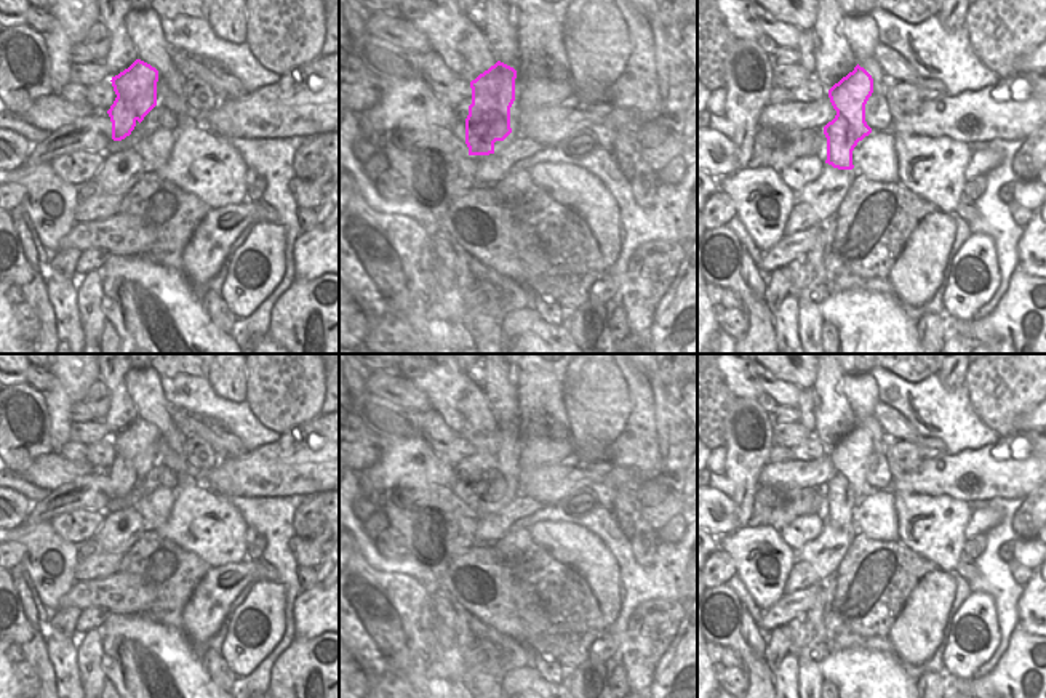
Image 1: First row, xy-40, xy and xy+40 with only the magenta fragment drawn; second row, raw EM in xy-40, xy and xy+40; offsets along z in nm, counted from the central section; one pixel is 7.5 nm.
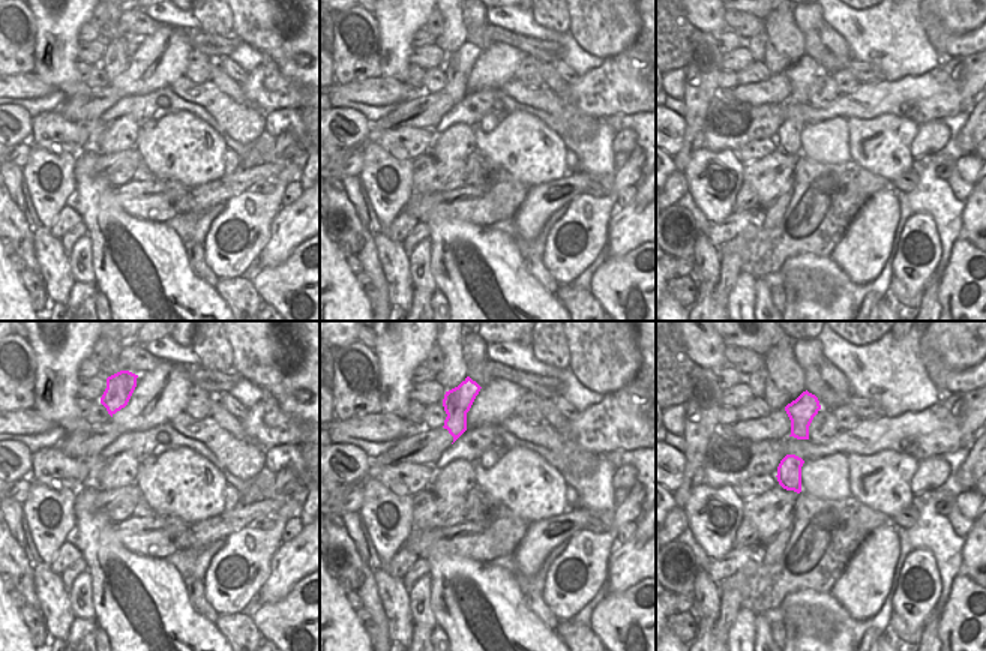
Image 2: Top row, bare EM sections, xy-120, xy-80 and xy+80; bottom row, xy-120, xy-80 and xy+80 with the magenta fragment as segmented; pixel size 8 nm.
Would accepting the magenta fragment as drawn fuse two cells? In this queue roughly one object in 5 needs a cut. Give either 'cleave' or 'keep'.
keep

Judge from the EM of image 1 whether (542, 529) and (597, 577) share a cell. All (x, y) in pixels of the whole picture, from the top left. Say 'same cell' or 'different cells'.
different cells

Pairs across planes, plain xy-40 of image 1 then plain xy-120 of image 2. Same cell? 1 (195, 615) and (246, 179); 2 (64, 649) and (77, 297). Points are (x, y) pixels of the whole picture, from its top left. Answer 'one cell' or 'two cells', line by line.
1: one cell
2: two cells

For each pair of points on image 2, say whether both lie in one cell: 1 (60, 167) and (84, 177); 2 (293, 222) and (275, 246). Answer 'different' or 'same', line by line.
1: different
2: same

